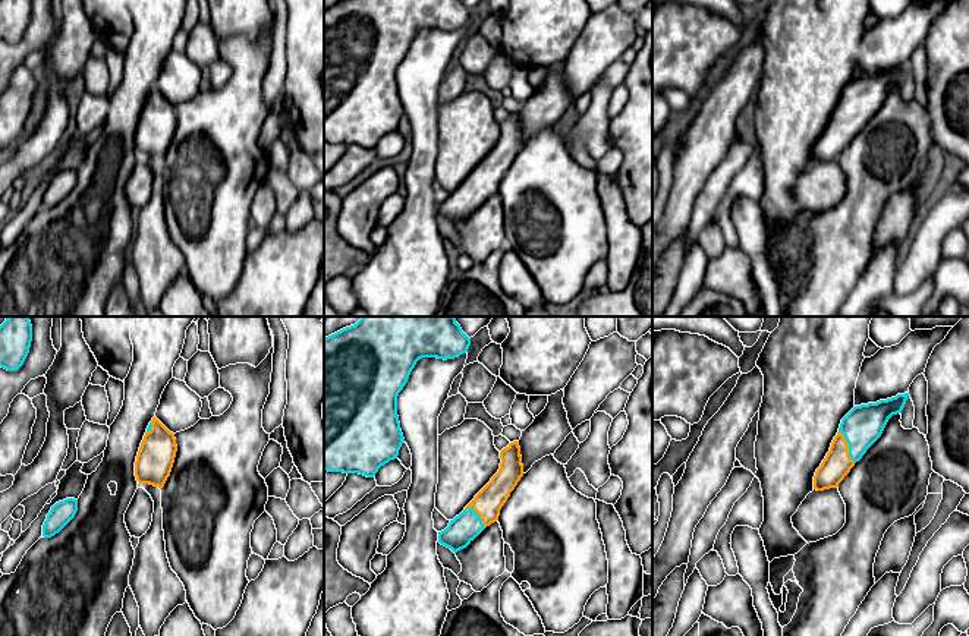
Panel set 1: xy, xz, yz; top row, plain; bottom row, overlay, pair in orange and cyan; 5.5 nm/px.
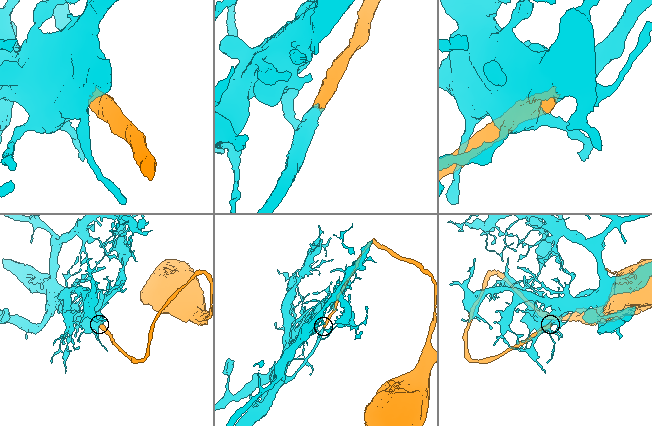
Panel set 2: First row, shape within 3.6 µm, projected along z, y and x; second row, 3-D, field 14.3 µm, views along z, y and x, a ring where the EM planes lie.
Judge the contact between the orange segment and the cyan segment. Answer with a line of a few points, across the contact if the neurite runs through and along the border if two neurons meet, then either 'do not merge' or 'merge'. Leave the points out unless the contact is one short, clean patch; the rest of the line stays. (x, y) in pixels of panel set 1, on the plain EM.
yz (837, 135), (848, 119), (862, 97) | merge

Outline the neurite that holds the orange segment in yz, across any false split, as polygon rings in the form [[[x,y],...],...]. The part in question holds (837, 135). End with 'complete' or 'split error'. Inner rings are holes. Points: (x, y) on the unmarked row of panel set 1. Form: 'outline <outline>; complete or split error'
outline [[[909,64],[855,78],[843,91],[830,123],[817,141],[814,161],[837,160],[856,133],[881,108],[888,91],[902,85]]]; split error

